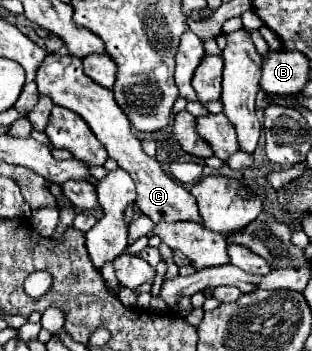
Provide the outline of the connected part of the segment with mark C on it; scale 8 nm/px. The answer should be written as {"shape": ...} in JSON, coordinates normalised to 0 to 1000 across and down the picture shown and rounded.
{"shape":[[[154,154],[141,165],[141,177],[128,182],[128,194],[115,199],[109,231],[122,239],[122,262],[167,279],[167,291],[179,302],[218,308],[218,313],[244,319],[250,330],[263,330],[269,348],[301,376],[301,387],[333,410],[353,450],[365,450],[378,462],[378,473],[423,501],[423,513],[442,536],[436,581],[455,598],[455,610],[468,610],[494,638],[596,632],[596,627],[641,632],[641,621],[628,610],[628,564],[615,564],[615,553],[583,524],[571,524],[538,496],[526,496],[526,484],[513,479],[500,450],[481,450],[474,439],[455,433],[449,399],[423,382],[423,359],[417,359],[404,325],[372,296],[359,256],[333,256],[321,239],[295,234],[269,211],[263,177],[250,165],[231,165],[224,154],[212,154],[212,160]]]}

